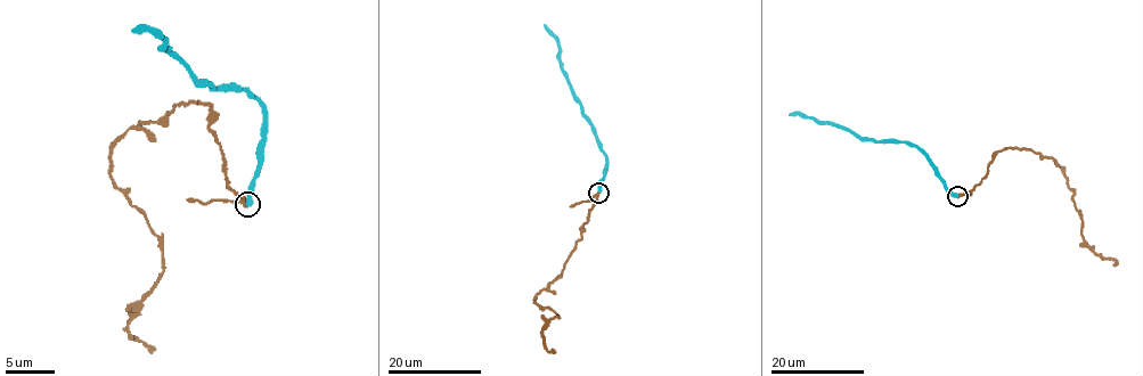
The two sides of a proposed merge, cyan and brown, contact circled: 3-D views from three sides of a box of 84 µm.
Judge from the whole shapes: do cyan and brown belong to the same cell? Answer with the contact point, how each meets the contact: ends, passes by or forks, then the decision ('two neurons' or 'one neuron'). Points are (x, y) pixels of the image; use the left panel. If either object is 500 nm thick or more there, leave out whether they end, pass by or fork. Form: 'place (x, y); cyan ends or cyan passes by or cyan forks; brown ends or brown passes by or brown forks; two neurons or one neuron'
place (247, 204); cyan ends; brown passes by; two neurons

